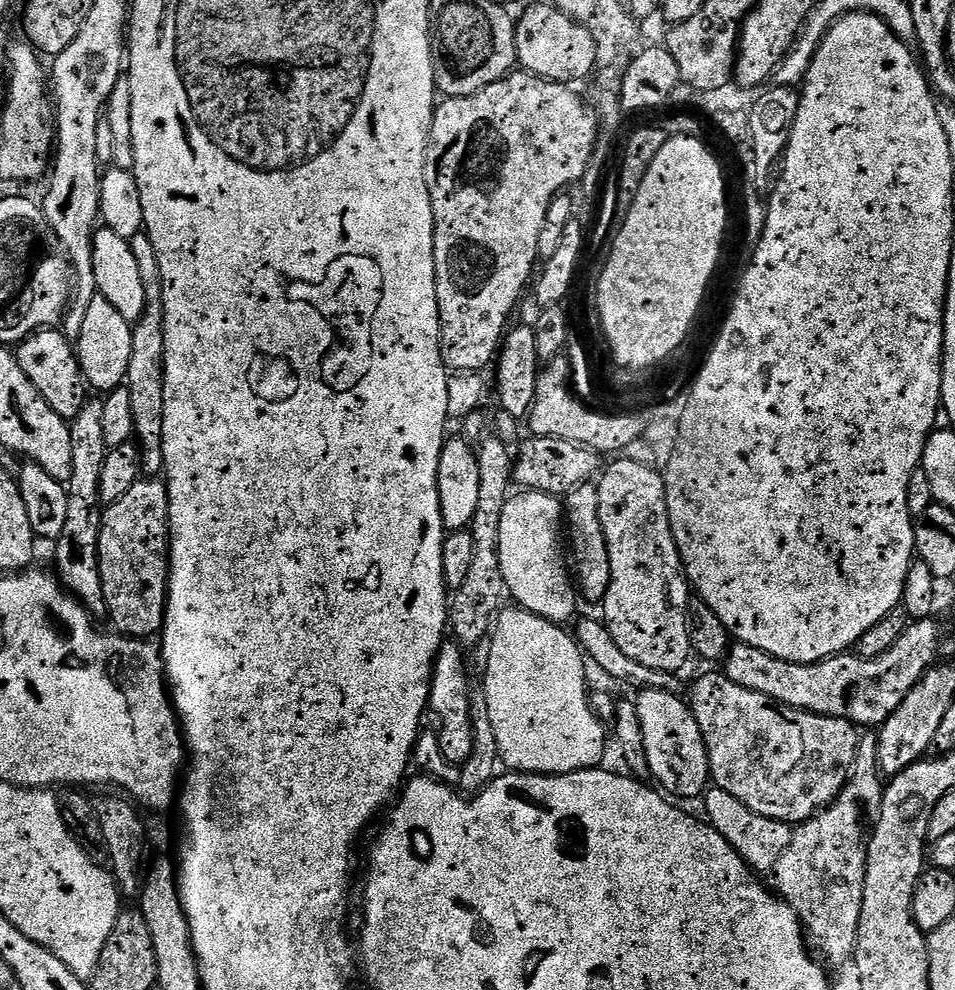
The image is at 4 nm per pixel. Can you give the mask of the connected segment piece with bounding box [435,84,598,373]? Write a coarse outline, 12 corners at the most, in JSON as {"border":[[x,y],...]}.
{"border":[[566,84],[506,134],[490,202],[440,212],[440,350],[493,363],[597,116]]}

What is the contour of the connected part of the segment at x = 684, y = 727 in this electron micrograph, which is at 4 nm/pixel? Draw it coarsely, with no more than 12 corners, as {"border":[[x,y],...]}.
{"border":[[668,690],[634,703],[651,779],[699,797],[708,751],[691,707]]}

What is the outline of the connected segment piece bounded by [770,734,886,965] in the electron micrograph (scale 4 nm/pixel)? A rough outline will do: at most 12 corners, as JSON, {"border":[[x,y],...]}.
{"border":[[861,735],[848,785],[793,831],[770,873],[829,965],[856,950],[864,811],[886,787]]}

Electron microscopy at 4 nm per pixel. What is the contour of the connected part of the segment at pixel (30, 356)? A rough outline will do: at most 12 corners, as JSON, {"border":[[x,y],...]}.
{"border":[[35,332],[14,355],[40,398],[67,422],[90,392],[73,341]]}

